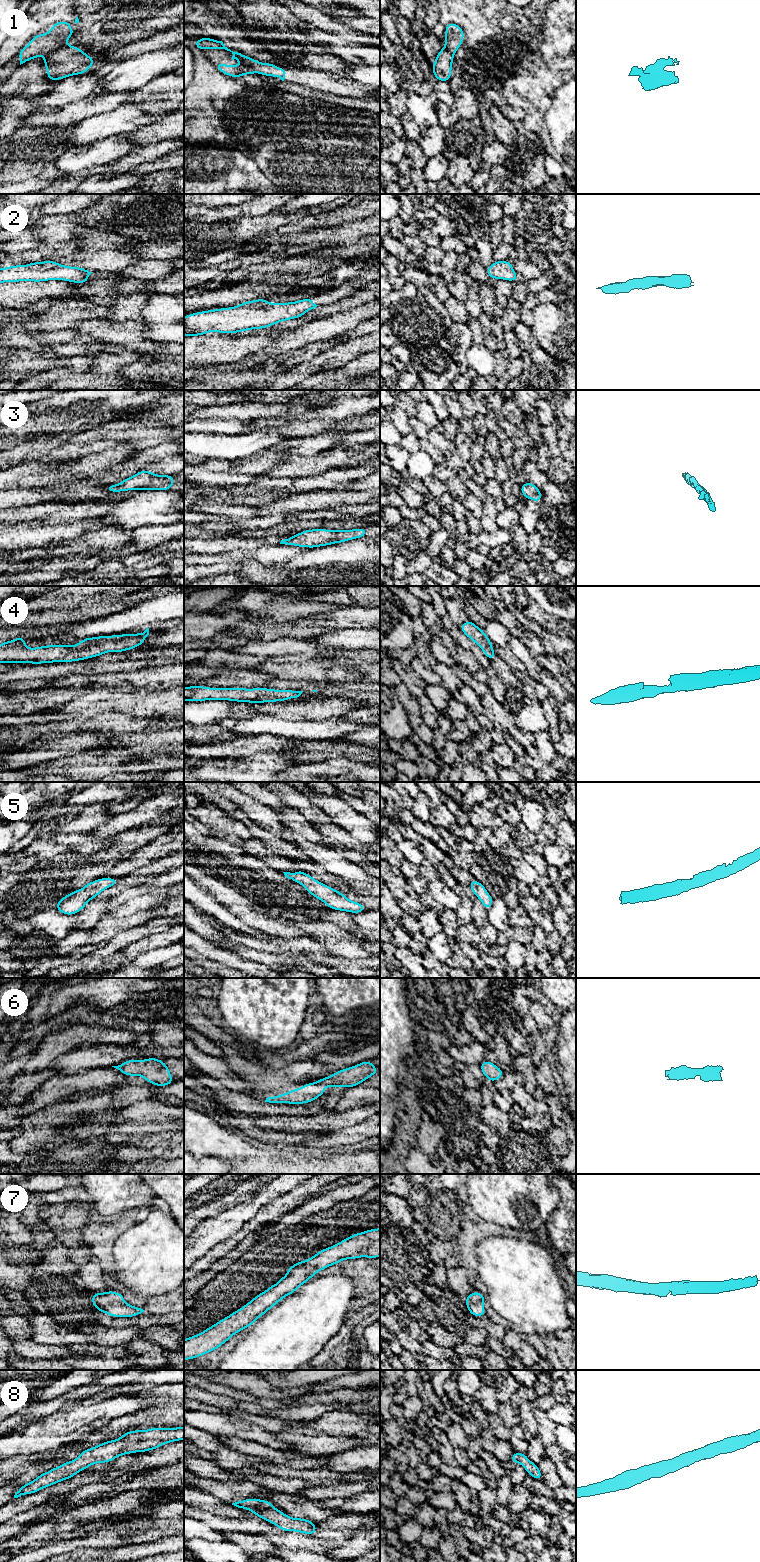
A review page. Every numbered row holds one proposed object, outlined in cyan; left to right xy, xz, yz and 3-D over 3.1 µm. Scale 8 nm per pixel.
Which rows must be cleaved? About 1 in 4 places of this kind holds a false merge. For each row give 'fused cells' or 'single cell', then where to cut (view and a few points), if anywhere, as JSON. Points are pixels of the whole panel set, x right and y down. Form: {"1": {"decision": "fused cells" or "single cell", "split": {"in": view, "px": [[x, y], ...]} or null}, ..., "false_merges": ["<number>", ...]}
{"1": {"decision": "fused cells", "split": {"in": "xy", "px": [[66, 45], [54, 51], [46, 52], [43, 55]]}}, "2": {"decision": "single cell", "split": null}, "3": {"decision": "single cell", "split": null}, "4": {"decision": "single cell", "split": null}, "5": {"decision": "single cell", "split": null}, "6": {"decision": "single cell", "split": null}, "7": {"decision": "single cell", "split": null}, "8": {"decision": "single cell", "split": null}, "false_merges": ["1"]}

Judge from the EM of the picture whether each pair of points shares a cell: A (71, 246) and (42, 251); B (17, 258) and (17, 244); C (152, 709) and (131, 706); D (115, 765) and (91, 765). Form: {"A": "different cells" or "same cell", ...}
{"A": "same cell", "B": "different cells", "C": "same cell", "D": "same cell"}

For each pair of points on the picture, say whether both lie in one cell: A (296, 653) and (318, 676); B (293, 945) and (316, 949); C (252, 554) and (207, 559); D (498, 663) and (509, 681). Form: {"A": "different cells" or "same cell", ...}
{"A": "different cells", "B": "same cell", "C": "same cell", "D": "same cell"}

